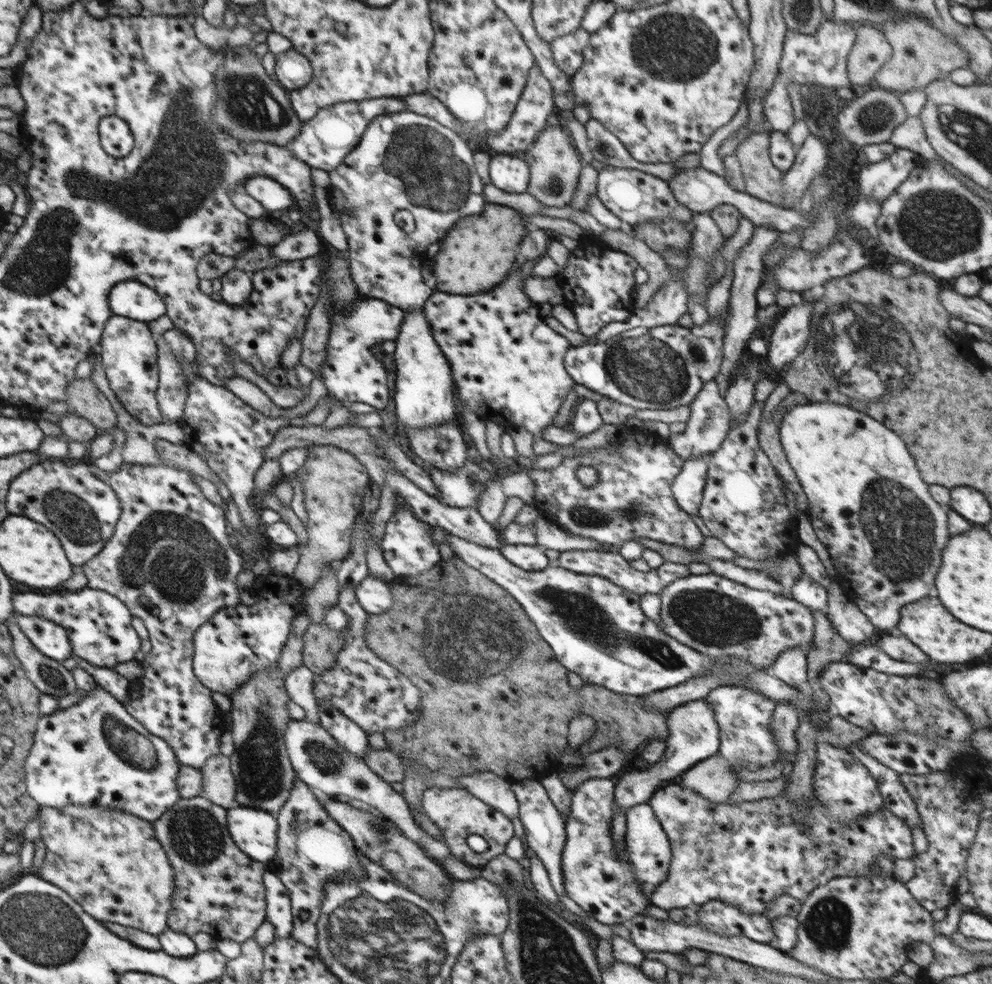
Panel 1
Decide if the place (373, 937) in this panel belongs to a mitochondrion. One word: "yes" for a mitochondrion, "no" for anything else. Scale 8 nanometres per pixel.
yes

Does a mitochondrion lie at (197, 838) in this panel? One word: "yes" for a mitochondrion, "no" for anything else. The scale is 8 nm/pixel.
yes

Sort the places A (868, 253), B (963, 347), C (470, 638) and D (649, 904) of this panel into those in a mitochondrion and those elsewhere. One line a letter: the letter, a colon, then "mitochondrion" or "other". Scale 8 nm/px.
A: other
B: other
C: mitochondrion
D: other

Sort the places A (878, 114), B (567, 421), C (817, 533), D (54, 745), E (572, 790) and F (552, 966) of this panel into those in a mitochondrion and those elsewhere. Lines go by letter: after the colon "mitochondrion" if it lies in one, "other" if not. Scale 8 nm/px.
A: mitochondrion
B: other
C: other
D: other
E: other
F: mitochondrion

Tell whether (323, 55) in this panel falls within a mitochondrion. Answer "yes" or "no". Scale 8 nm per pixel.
no

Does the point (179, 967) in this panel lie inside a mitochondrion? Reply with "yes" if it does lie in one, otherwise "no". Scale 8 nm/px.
no

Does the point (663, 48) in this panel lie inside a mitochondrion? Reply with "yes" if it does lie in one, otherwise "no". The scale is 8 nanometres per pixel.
yes

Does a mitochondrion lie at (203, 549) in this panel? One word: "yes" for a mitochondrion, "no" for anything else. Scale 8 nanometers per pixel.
yes

